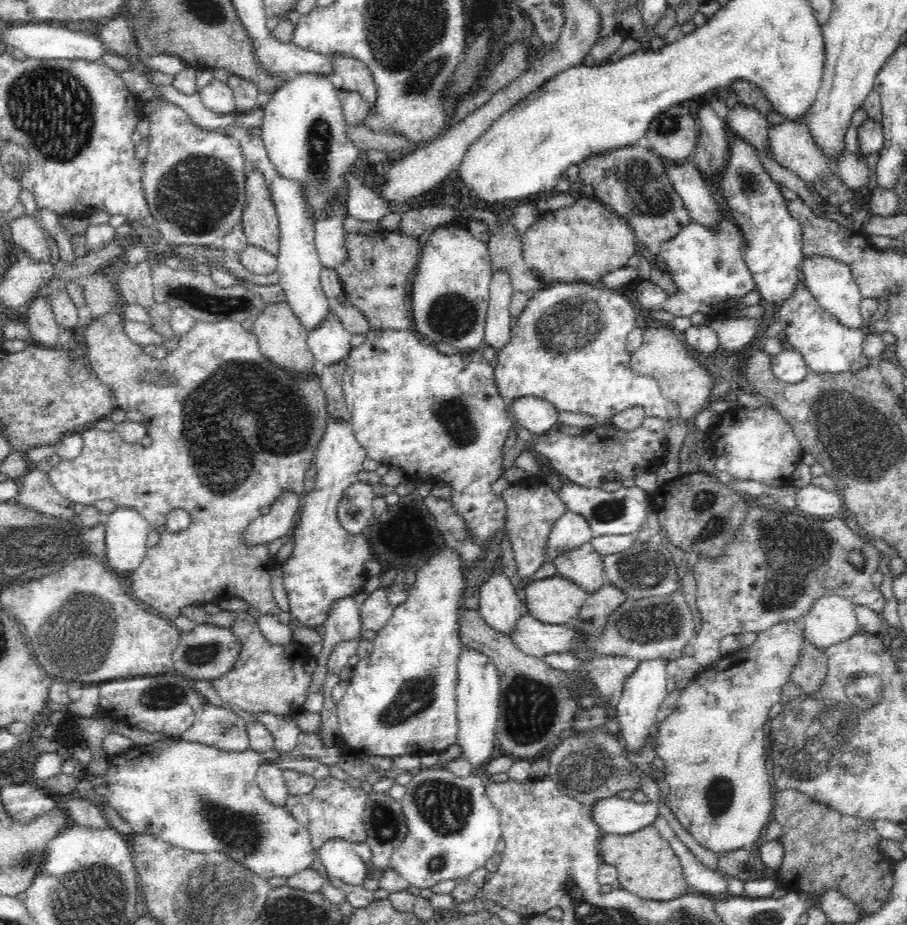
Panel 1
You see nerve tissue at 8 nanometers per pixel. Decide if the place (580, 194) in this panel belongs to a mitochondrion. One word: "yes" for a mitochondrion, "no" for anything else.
no

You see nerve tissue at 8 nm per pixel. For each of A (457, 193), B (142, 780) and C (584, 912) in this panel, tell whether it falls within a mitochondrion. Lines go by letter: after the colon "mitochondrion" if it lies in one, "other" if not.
A: other
B: other
C: mitochondrion

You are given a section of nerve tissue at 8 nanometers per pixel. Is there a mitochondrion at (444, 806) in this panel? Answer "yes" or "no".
yes

